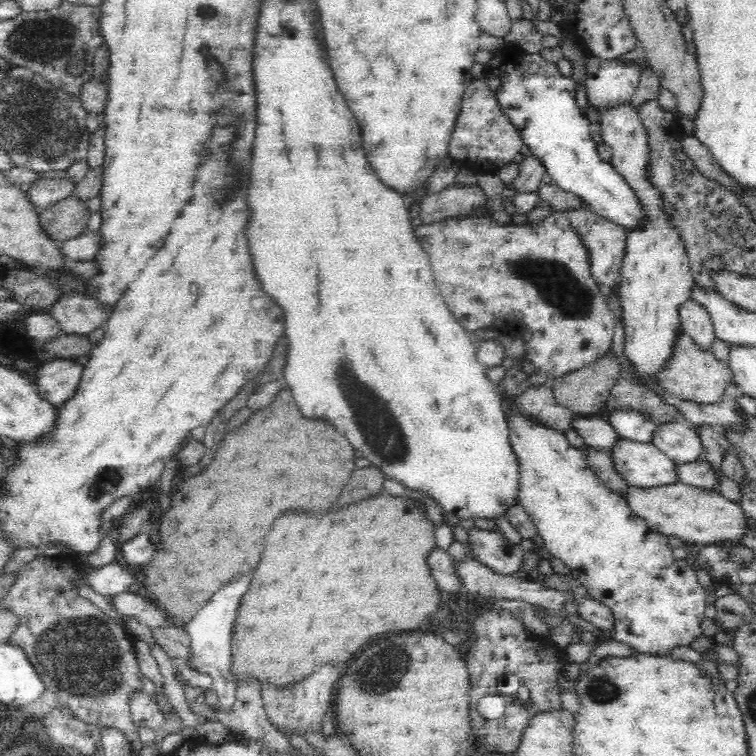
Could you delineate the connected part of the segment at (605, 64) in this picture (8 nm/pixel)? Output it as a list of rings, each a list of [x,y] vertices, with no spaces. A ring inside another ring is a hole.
[[[587,55],[587,77],[585,79],[589,104],[597,110],[602,110],[606,106],[618,106],[618,104],[629,102],[639,86],[640,75],[644,67],[648,67],[645,59],[604,60]]]

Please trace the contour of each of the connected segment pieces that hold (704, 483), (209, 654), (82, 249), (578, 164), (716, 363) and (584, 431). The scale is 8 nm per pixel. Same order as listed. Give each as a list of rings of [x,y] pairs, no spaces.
[[[698,457],[688,464],[676,465],[676,470],[679,482],[684,485],[719,490],[722,472],[714,468],[704,457]]]
[[[252,574],[234,576],[224,588],[220,588],[208,600],[208,604],[202,610],[193,614],[184,626],[191,642],[191,666],[198,672],[212,676],[213,688],[219,698],[220,710],[224,712],[230,711],[232,704],[236,702],[237,683],[231,671],[233,661],[232,628],[234,628],[234,618],[238,614],[240,600],[242,600],[244,592],[248,590],[250,580],[252,580]]]
[[[99,230],[85,231],[80,236],[58,242],[57,245],[66,259],[64,268],[71,268],[75,262],[80,260],[95,260],[102,246],[102,237]]]
[[[502,48],[493,53],[492,58],[485,65],[486,74],[498,77],[501,84],[496,91],[498,102],[504,114],[512,121],[512,124],[521,132],[523,144],[529,147],[536,158],[541,160],[545,172],[551,176],[551,180],[562,190],[577,194],[590,210],[598,216],[610,219],[628,231],[635,231],[649,223],[649,216],[645,213],[640,199],[636,196],[632,187],[624,180],[624,177],[616,172],[616,169],[599,157],[597,144],[590,136],[590,121],[582,116],[582,110],[576,102],[575,83],[570,77],[560,73],[554,63],[550,63],[538,54],[526,54],[520,50]]]
[[[682,332],[674,346],[674,356],[664,369],[657,374],[656,383],[680,401],[692,401],[710,406],[719,402],[726,392],[728,384],[732,384],[733,372],[725,362],[719,361],[711,352],[703,352],[688,334]]]
[[[601,414],[598,418],[576,418],[572,422],[572,428],[583,437],[587,447],[611,452],[621,436],[610,425],[608,419]]]

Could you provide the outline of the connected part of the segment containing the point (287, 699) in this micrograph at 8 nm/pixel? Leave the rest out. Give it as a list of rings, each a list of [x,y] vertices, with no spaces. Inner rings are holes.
[[[324,664],[318,666],[316,672],[312,672],[308,678],[302,678],[298,682],[276,686],[273,682],[261,683],[261,697],[265,713],[270,722],[283,734],[285,732],[302,734],[304,729],[321,729],[324,712],[328,704],[332,704],[332,686],[340,678],[340,670],[336,666]]]

